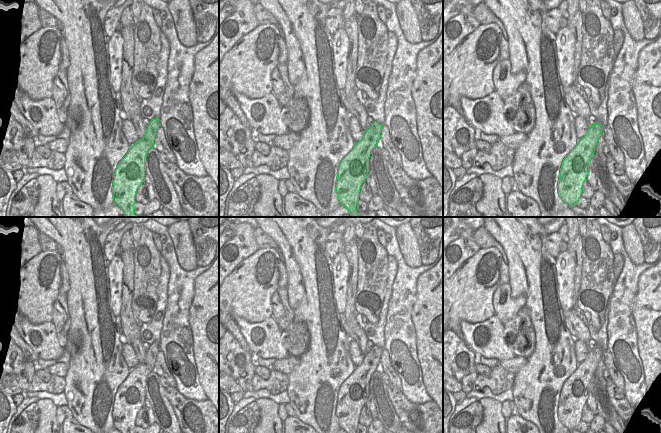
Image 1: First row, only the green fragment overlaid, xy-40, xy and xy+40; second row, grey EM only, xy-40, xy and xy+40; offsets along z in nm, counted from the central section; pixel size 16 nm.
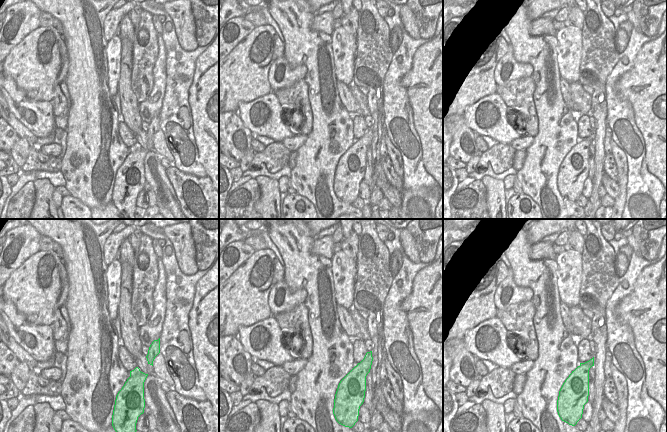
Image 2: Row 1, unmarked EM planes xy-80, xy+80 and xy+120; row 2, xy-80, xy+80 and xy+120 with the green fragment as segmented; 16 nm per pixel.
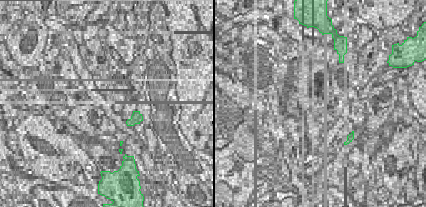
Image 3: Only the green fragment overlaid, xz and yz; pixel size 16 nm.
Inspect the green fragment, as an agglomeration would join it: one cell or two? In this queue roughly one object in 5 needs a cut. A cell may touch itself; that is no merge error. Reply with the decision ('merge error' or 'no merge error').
no merge error

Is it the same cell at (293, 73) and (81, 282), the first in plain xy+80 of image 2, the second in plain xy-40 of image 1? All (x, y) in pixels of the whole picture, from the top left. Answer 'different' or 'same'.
different

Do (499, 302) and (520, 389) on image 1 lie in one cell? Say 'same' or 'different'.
different

